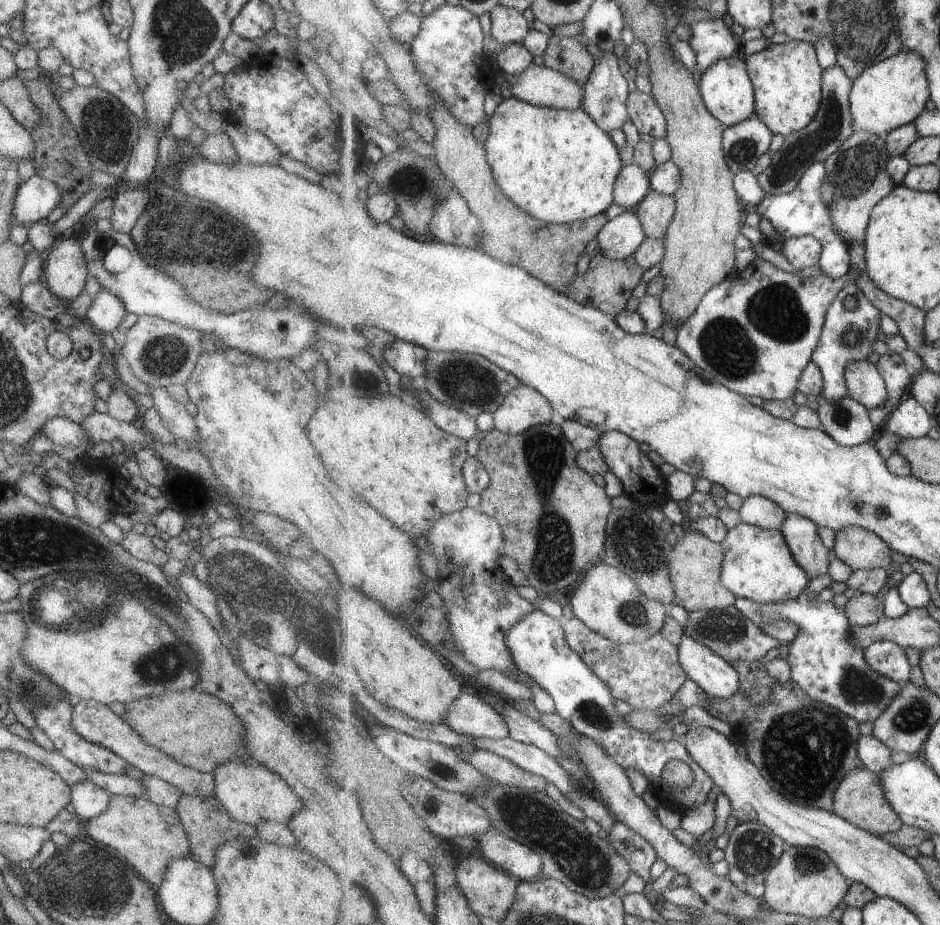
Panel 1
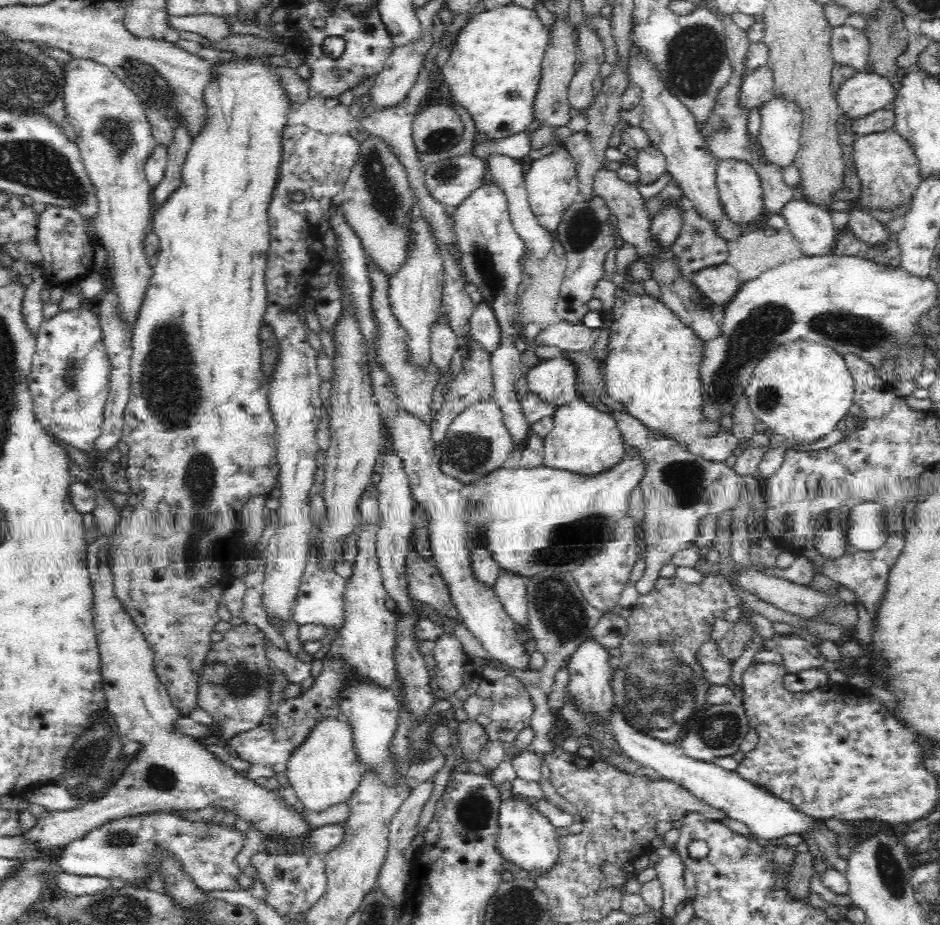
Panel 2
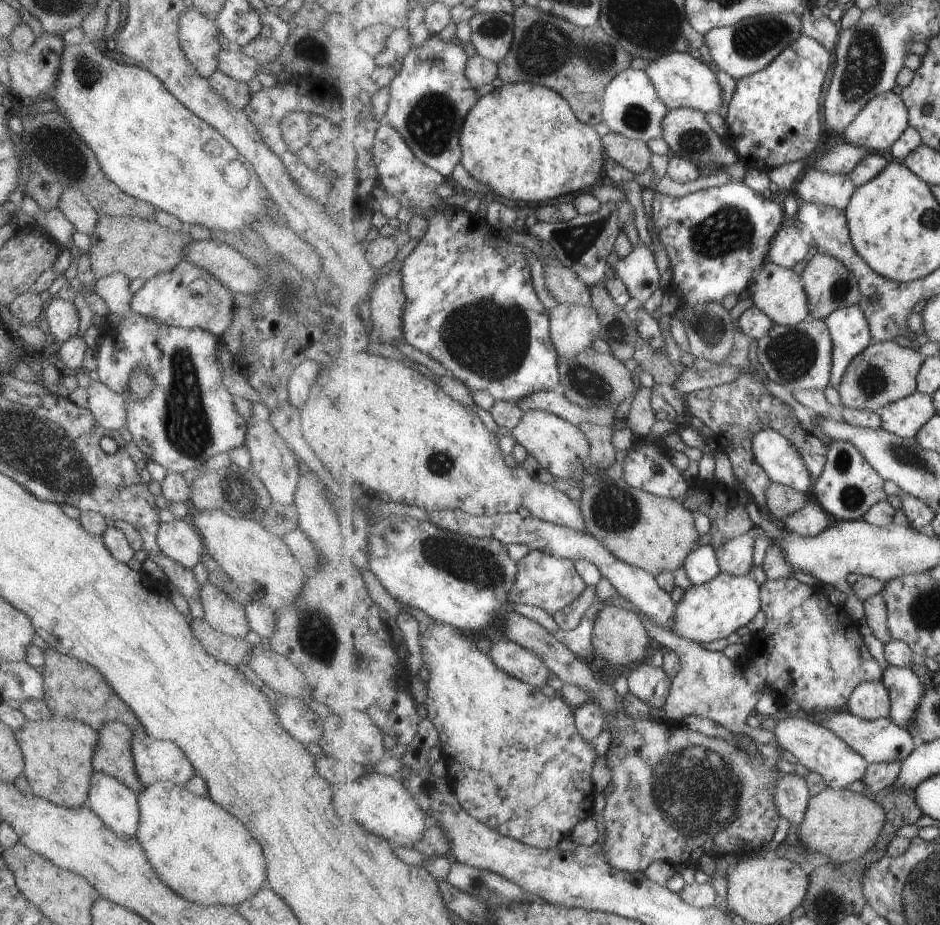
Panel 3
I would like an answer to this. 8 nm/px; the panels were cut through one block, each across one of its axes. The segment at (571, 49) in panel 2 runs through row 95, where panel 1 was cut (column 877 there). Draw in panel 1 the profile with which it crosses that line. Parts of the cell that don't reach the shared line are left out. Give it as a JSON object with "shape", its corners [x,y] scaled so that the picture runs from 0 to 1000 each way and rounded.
{"shape":[[[899,569],[890,575],[888,600],[907,617],[940,614],[946,616],[950,608],[948,591],[934,577],[914,569]]]}

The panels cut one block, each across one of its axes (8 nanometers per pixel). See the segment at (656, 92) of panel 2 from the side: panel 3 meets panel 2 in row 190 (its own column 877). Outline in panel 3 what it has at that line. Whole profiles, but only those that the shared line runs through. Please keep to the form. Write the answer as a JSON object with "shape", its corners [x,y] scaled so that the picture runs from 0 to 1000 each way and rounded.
{"shape":[[[918,737],[904,754],[902,768],[919,778],[945,776],[948,773],[948,748],[940,737]]]}

